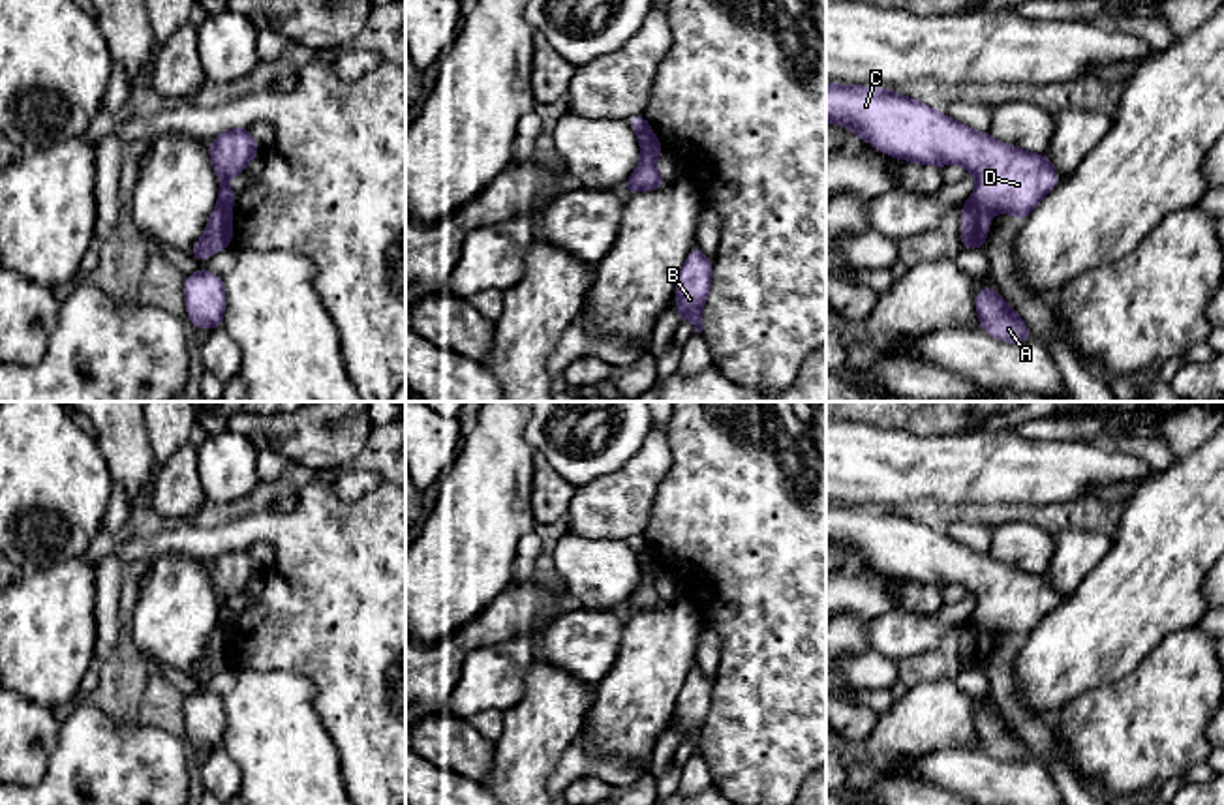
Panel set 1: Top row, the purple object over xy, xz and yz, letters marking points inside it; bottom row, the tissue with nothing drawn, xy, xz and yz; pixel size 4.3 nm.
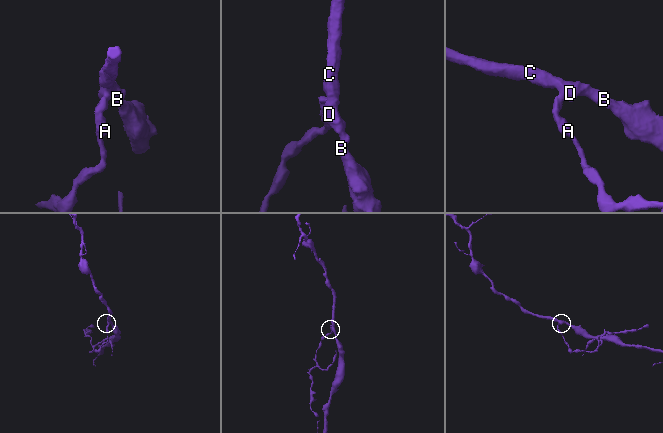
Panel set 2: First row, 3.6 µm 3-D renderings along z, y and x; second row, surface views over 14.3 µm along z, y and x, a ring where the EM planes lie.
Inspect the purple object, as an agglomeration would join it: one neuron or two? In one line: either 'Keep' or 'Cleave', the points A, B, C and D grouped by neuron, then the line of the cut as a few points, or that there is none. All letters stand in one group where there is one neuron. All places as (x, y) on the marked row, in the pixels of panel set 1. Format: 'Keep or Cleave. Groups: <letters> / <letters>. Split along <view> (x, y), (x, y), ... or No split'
Cleave. Groups: A / B C D. Split along yz (971, 197), (988, 216)

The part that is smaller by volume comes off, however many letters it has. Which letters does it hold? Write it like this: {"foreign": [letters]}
{"foreign": ["A"]}

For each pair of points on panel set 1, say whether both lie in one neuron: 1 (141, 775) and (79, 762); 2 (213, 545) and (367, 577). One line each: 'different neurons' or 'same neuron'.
1: same neuron
2: same neuron

